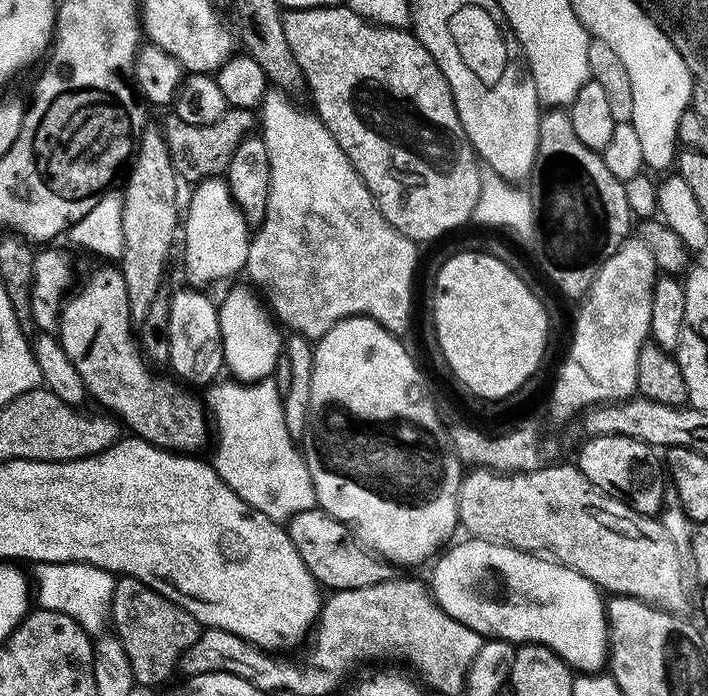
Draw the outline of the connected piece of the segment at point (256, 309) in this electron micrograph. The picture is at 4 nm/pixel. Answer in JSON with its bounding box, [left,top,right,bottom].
[218,287,282,382]

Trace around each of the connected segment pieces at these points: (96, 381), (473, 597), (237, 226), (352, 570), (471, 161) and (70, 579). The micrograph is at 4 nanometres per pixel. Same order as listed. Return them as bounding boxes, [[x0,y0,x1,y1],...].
[[58,266,210,454],[430,538,610,674],[182,178,250,285],[286,506,394,590],[282,4,482,242],[33,562,117,634]]

